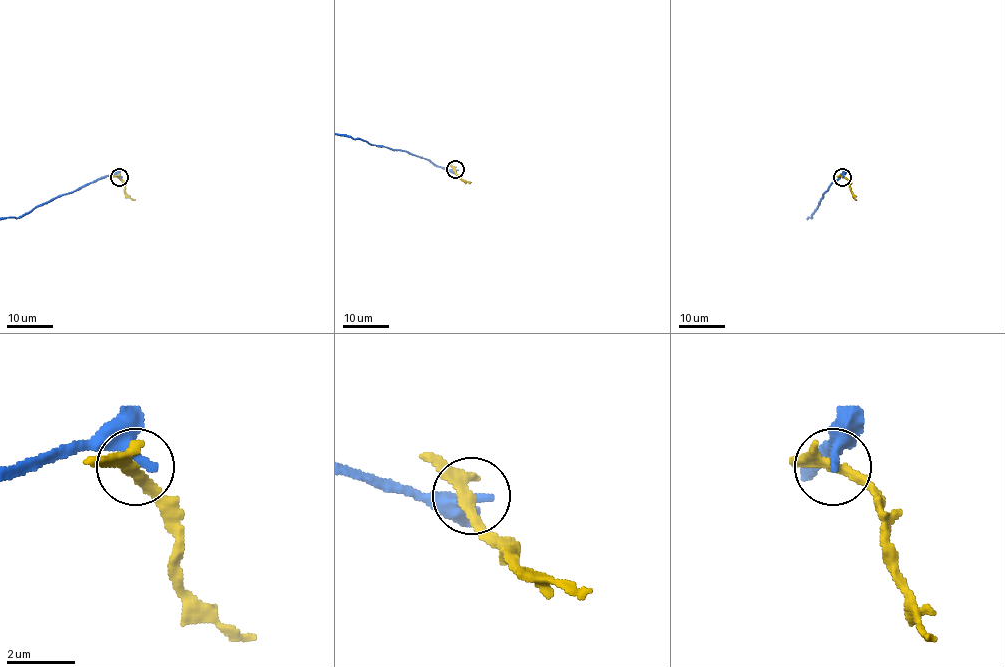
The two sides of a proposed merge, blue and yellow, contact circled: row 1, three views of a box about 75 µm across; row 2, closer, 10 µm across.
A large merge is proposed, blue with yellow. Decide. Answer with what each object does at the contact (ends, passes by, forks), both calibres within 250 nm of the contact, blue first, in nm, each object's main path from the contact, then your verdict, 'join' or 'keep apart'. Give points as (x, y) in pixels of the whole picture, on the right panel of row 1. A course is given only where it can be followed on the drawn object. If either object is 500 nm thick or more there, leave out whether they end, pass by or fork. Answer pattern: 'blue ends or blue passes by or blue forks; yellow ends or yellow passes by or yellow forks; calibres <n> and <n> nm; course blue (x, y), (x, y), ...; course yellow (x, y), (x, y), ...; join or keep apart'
blue ends; yellow passes by; calibres 420 and 300 nm; course yellow (843, 176), (848, 181), (855, 199); keep apart

